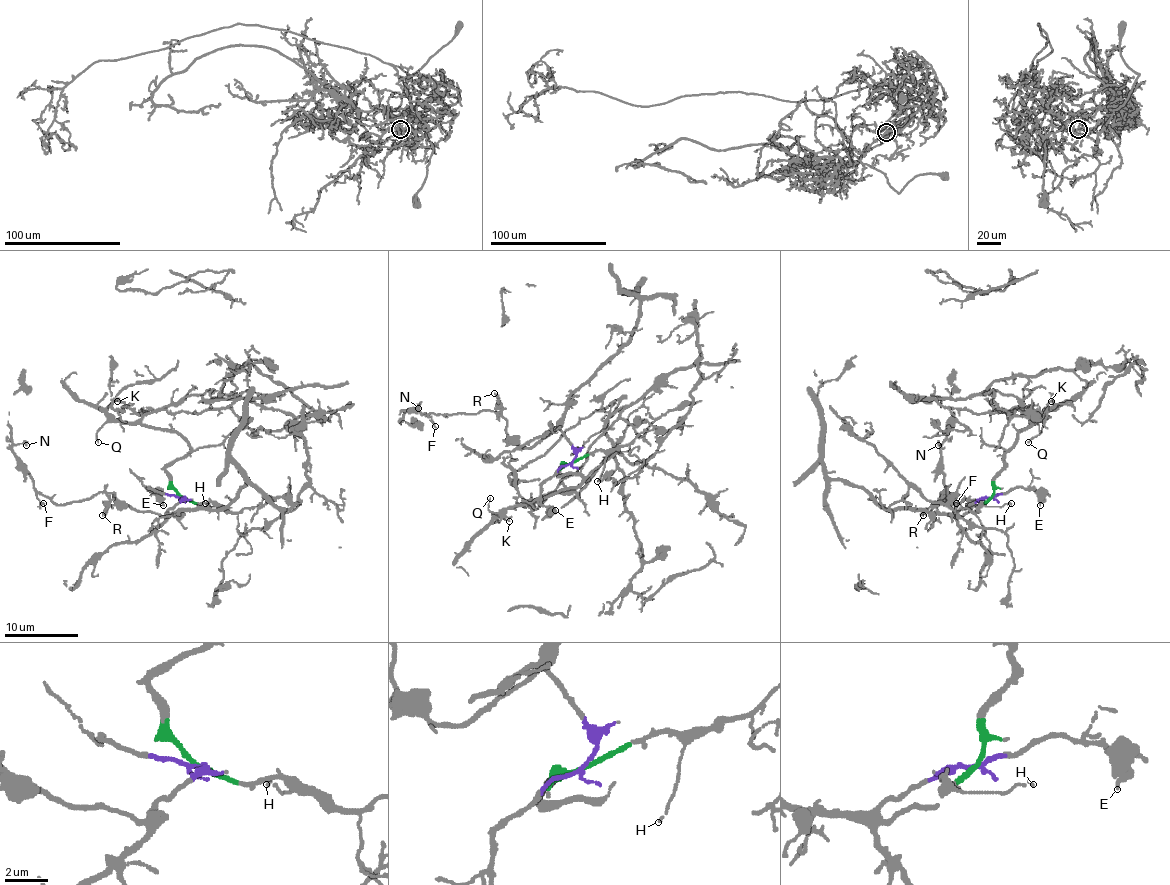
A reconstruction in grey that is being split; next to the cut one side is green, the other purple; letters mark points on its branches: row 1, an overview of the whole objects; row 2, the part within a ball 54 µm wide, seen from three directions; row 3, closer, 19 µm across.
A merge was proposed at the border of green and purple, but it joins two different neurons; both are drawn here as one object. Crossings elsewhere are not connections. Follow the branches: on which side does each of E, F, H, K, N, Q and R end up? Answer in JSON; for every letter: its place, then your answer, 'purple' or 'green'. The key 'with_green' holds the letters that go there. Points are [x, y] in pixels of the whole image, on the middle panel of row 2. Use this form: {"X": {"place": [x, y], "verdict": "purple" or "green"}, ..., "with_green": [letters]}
{"E": {"place": [555, 510], "verdict": "purple"}, "F": {"place": [435, 426], "verdict": "purple"}, "H": {"place": [597, 481], "verdict": "green"}, "K": {"place": [509, 521], "verdict": "green"}, "N": {"place": [418, 408], "verdict": "purple"}, "Q": {"place": [490, 498], "verdict": "green"}, "R": {"place": [494, 393], "verdict": "purple"}, "with_green": ["H", "K", "Q"]}

